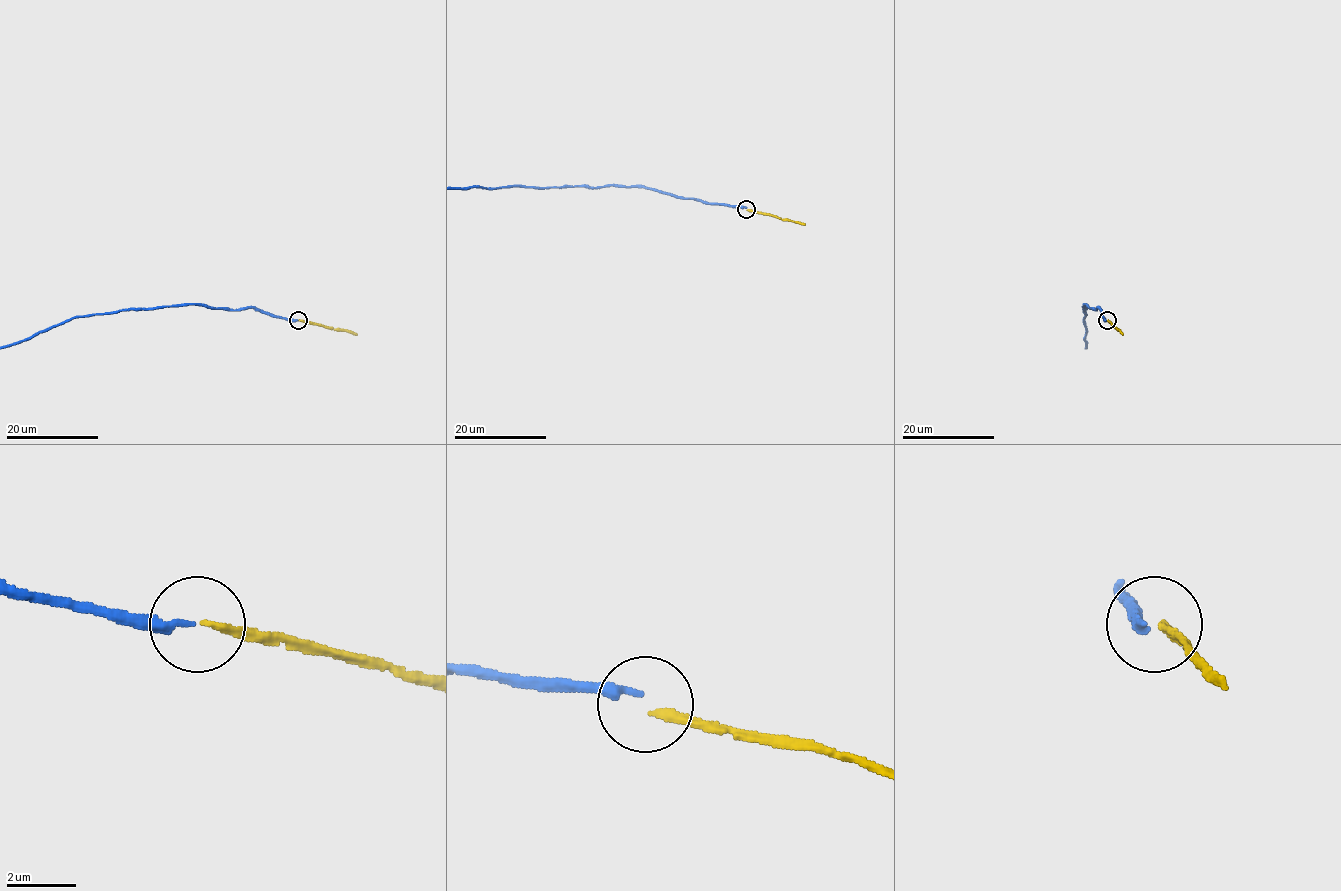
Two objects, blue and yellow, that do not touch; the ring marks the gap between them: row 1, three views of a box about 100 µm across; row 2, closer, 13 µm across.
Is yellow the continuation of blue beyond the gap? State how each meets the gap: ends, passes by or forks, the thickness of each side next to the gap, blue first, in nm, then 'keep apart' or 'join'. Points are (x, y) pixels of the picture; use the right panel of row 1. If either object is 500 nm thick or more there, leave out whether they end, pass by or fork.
blue ends; yellow ends; calibres 200 and 200 nm; keep apart

